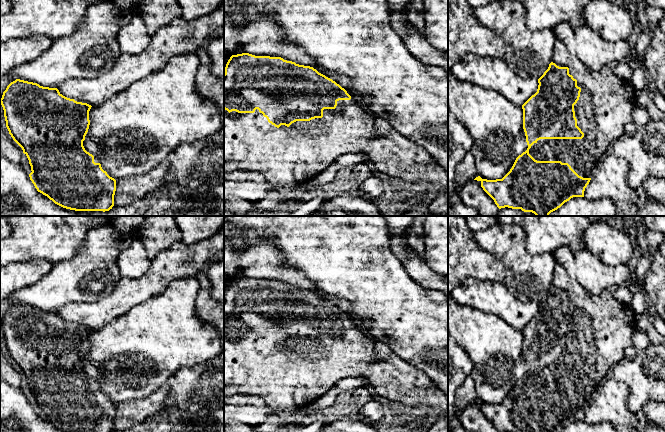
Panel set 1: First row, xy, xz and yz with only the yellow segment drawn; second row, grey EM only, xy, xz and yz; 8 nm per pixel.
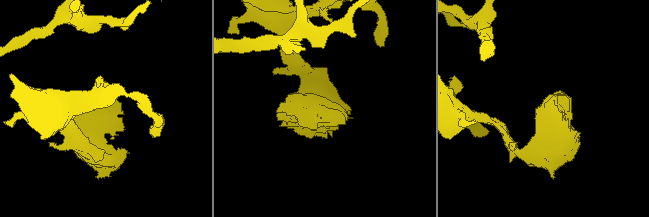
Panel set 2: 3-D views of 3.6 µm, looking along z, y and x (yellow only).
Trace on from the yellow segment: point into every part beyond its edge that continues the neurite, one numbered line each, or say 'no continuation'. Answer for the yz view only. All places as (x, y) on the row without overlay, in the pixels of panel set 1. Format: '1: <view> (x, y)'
1: yz (605, 329)

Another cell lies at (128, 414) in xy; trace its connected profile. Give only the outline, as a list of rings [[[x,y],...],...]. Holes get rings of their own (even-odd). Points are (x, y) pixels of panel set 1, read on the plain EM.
[[[162,385],[150,396],[116,404],[114,429],[124,430],[138,425],[147,417],[161,413],[165,408],[165,400],[169,396],[169,387]]]

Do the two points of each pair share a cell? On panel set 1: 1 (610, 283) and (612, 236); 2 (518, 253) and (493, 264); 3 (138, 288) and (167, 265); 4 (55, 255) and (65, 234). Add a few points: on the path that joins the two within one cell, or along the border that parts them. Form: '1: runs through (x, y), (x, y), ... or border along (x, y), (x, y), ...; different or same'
1: border along (591, 252), (606, 264), (625, 265); different
2: border along (481, 248), (496, 256), (504, 264), (504, 281); different
3: runs through (146, 286), (161, 273); same
4: runs through (55, 250), (55, 244), (60, 239); same

